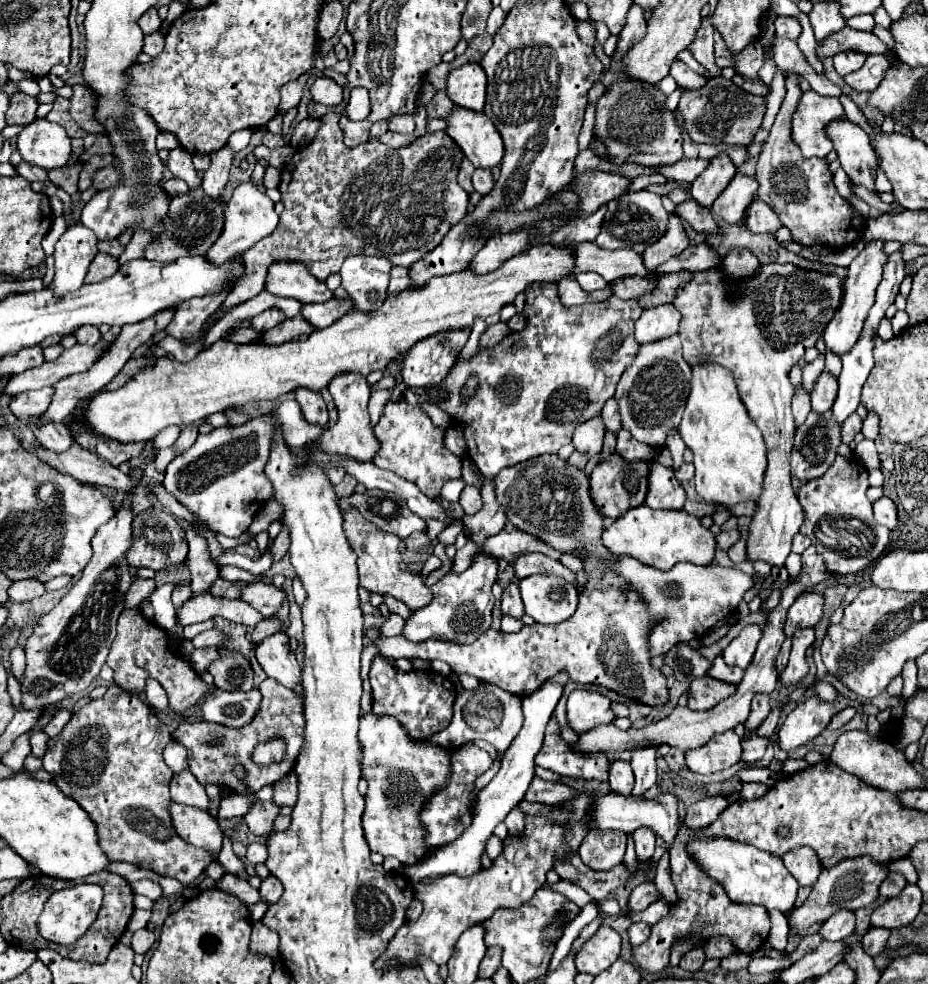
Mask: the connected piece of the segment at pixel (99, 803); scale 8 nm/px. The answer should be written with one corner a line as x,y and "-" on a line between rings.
113,683
101,699
89,701
73,715
63,733
49,741
49,749
43,757
43,769
51,773
55,785
67,797
75,799
81,809
89,813
91,821
95,821
99,847
111,861
127,861
141,869
191,885
211,863
211,857
207,857
203,849
187,845
173,829
169,815
169,783
173,779
173,771
163,761
163,749
169,741
169,727
149,713
149,705
141,697
135,697

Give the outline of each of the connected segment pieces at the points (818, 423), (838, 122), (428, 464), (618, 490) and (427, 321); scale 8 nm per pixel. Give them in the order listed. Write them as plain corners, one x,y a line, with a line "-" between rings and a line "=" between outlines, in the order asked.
831,411
823,417
809,413
805,423
795,431
795,445
791,453
791,475
801,481
821,477
837,455
839,425
831,425
=
835,119
825,127
827,137
833,141
841,167
855,185
869,191
875,189
877,155
869,143
869,135
849,119
=
405,401
385,405
379,423
373,427
373,435
379,441
379,451
373,457
373,465
393,471
395,475
417,483
423,495
429,499
437,499
441,487
447,481
461,479
461,459
445,449
443,437
445,429
437,427
427,413
423,413
415,405
407,405
=
617,453
609,455
607,461
599,463
591,475
589,475
589,493
593,499
593,505
597,507
603,517
617,519
621,517
627,509
639,507
645,501
647,495
647,463
625,463
=
539,243
507,259
497,271
477,275
471,269
465,269
463,273
435,277
423,289
407,289
399,295
391,295
373,313
359,313
353,309
333,325
313,331
305,341
269,347
237,345
221,339
187,363
159,357
153,367
143,367
121,389
95,393
77,417
71,415
67,419
67,427
73,437
73,427
85,427
99,437
115,439
119,443
145,443
169,425
185,427
227,407
241,407
259,399
277,399
297,387
323,389
329,385
331,377
345,371
367,375
373,369
385,369
393,357
407,353
417,341
439,331
471,327
475,317
485,319
499,313
503,305
513,303
515,295
529,283
559,281
571,269
571,251

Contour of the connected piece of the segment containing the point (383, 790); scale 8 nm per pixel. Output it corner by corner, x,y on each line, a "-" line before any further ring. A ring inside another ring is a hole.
373,711
359,717
359,743
361,777
369,785
363,811
363,831
369,849
385,857
397,857
403,865
415,865
429,851
427,829
419,817
429,797
447,787
451,753
441,745
431,745
431,741
413,739
395,717

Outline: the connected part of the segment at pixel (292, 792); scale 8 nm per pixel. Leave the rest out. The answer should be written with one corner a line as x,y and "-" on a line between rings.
291,771
291,773
287,773
285,777
283,777
283,781
277,781
275,785
275,795
273,795
273,801
281,807
281,805
287,805
287,807
295,807
295,803
297,803
297,775
295,775
295,771

